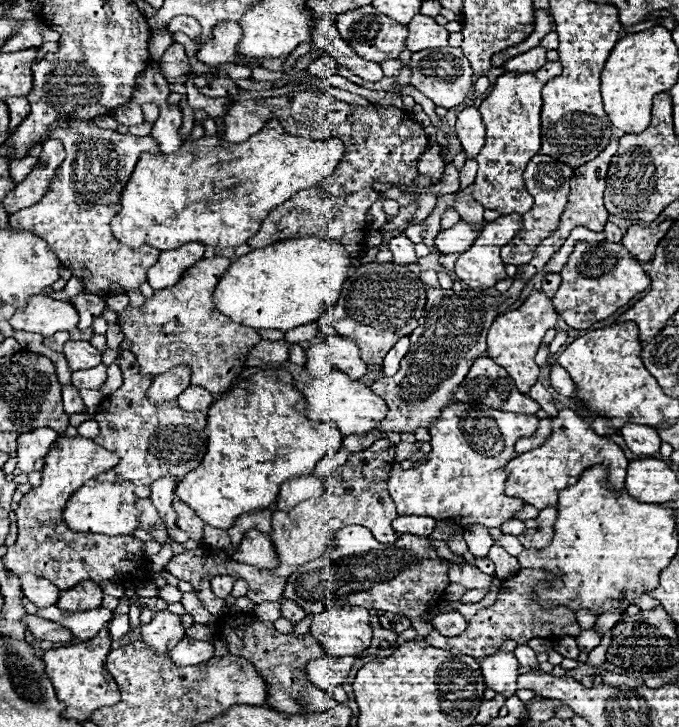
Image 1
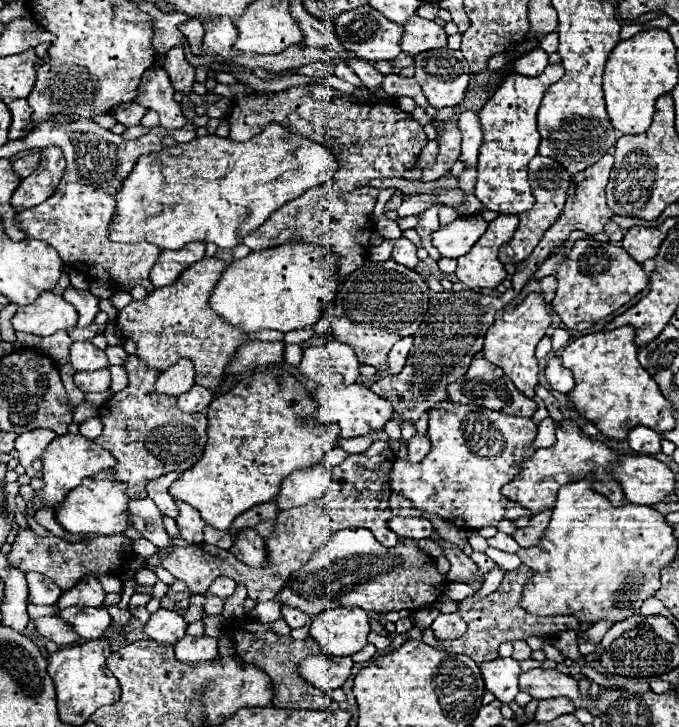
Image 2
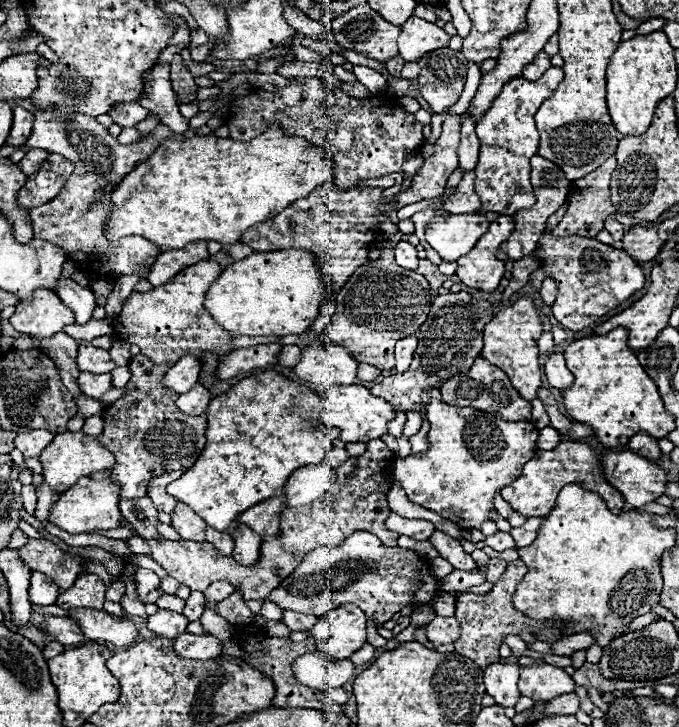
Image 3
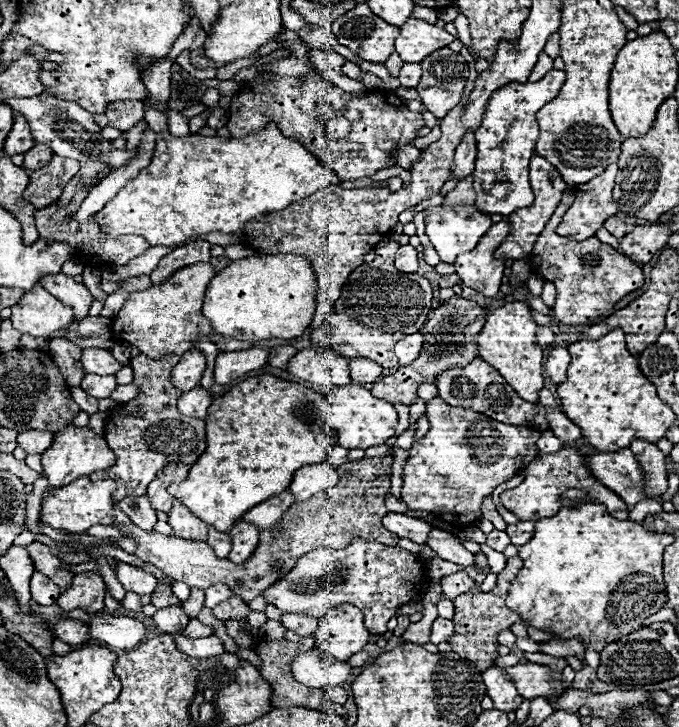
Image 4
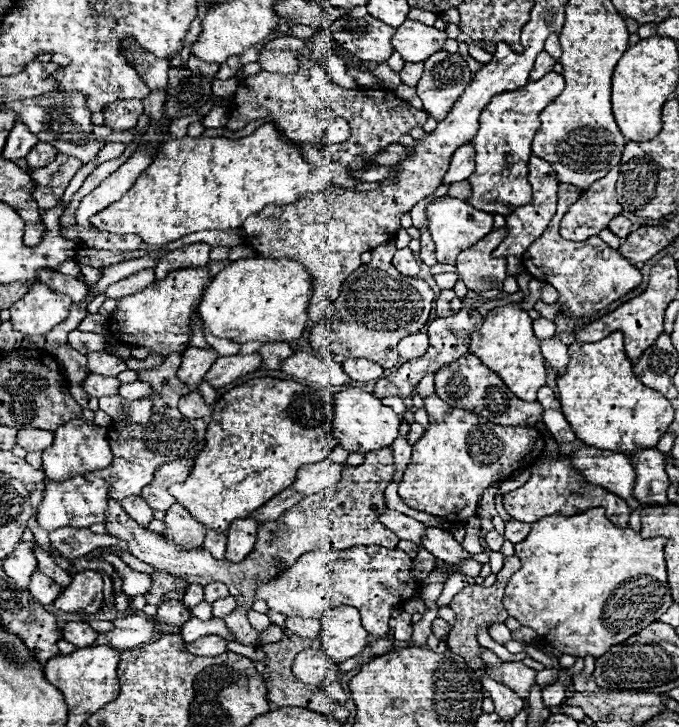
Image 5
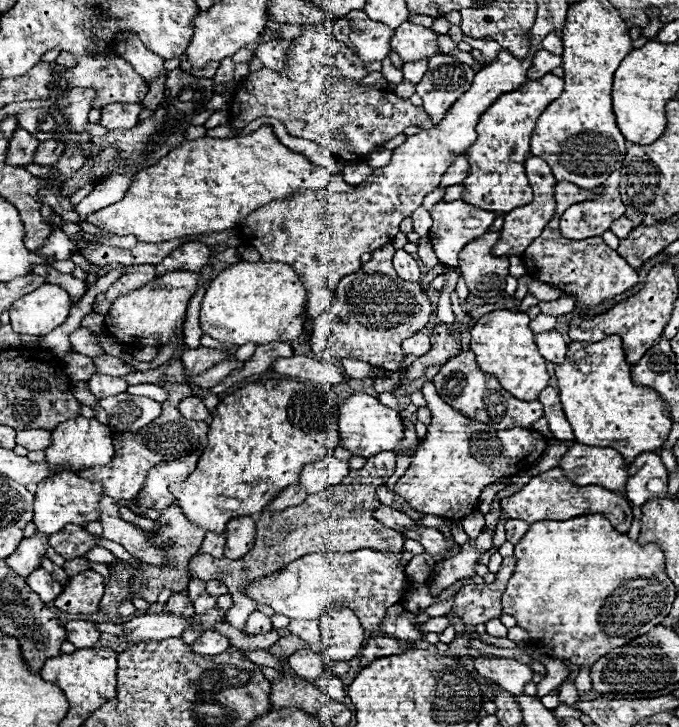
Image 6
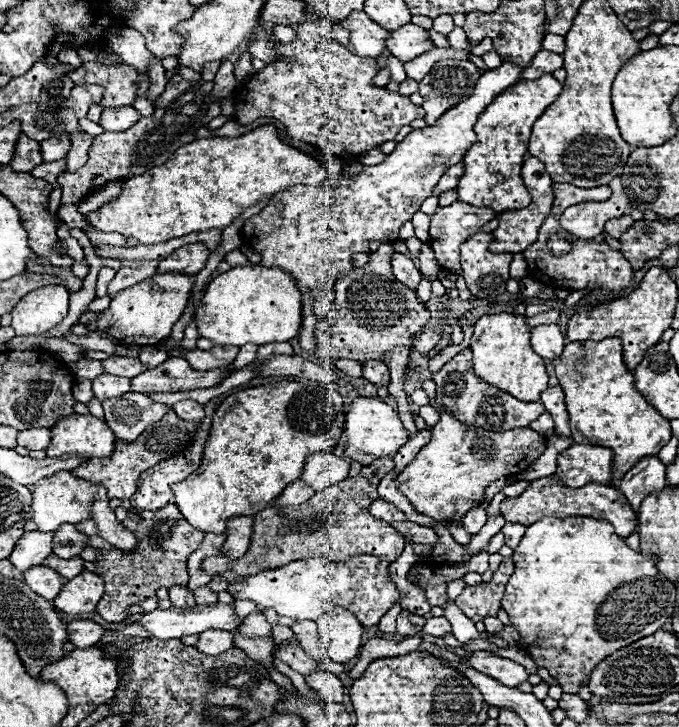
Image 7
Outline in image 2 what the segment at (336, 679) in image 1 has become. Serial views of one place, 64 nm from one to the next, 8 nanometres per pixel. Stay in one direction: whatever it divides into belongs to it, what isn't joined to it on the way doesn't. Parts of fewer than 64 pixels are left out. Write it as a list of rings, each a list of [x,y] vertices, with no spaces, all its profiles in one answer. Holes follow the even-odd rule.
[[[326,654],[308,656],[298,666],[300,676],[314,688],[320,688],[324,692],[340,688],[348,680],[350,670],[352,670],[350,656],[337,657]]]

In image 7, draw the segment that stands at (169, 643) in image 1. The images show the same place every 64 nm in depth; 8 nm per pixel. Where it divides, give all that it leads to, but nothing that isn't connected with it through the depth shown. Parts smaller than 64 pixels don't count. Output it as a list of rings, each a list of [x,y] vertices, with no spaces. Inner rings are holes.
[[[172,586],[170,588],[170,600],[172,600],[174,608],[192,608],[192,606],[196,606],[194,594],[184,586]]]

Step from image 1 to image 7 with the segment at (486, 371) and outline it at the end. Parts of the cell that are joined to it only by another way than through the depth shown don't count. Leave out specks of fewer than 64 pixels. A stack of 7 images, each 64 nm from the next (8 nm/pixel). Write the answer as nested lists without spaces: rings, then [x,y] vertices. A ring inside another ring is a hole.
[[[462,350],[452,360],[448,360],[442,370],[438,370],[432,380],[436,382],[436,400],[446,406],[458,420],[468,426],[482,426],[486,430],[510,430],[510,426],[530,426],[542,412],[544,406],[540,402],[520,402],[512,394],[490,386],[482,378],[474,374],[472,368],[472,352]]]

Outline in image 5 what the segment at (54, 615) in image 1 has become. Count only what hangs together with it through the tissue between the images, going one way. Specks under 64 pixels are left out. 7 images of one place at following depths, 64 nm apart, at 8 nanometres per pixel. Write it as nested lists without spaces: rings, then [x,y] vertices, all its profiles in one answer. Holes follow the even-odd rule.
[[[126,616],[126,618],[114,620],[112,628],[108,632],[104,632],[104,636],[108,638],[112,648],[130,650],[130,648],[146,644],[154,638],[160,638],[166,634],[178,634],[178,632],[180,632],[180,628],[176,628],[176,626],[166,626],[156,620],[150,622],[140,616]]]

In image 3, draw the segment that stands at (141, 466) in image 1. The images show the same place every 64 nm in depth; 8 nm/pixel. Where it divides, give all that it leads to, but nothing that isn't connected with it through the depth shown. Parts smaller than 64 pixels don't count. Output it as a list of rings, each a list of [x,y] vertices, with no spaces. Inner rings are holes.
[[[138,354],[130,360],[128,368],[132,378],[126,392],[104,408],[104,432],[98,436],[98,442],[116,456],[116,464],[98,476],[120,484],[122,498],[142,498],[152,478],[172,470],[188,470],[196,458],[200,458],[206,444],[206,416],[190,418],[176,408],[178,394],[162,386],[162,378],[170,364],[156,366],[146,356]]]

